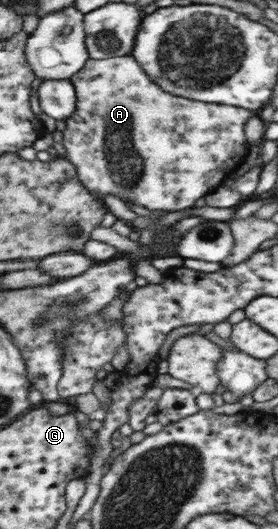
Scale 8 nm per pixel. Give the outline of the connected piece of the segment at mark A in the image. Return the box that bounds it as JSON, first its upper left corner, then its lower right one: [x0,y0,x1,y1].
[63,53,255,212]

